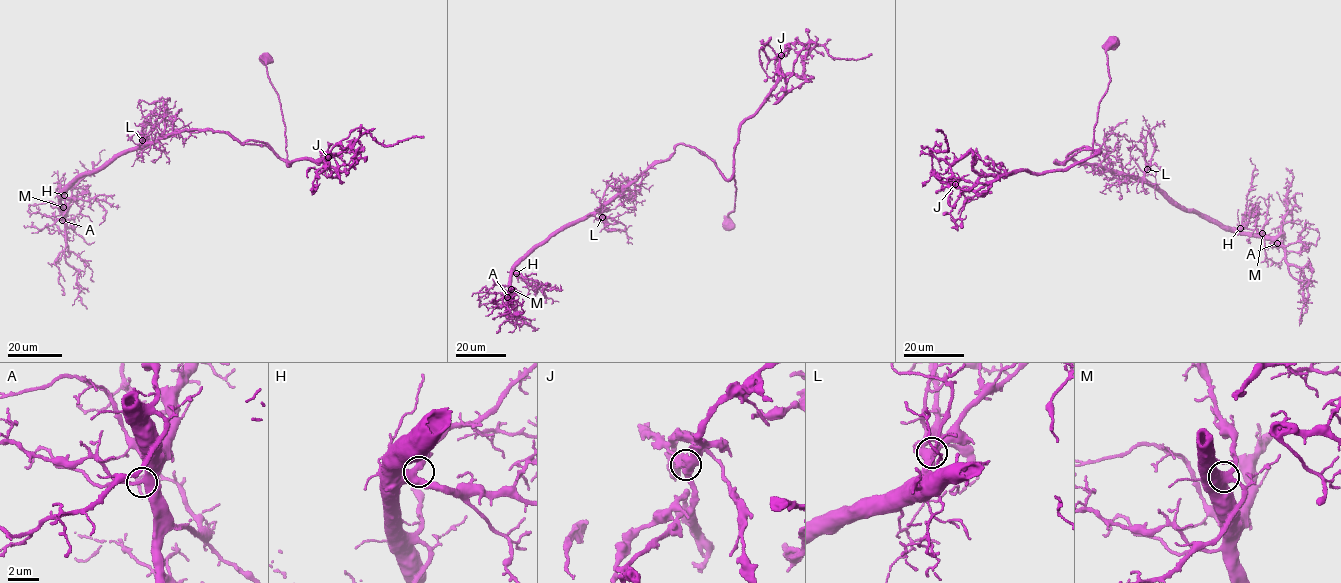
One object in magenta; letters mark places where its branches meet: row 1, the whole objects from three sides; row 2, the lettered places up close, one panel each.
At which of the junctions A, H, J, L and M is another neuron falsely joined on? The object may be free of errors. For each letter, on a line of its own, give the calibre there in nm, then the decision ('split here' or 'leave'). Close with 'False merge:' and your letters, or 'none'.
A: calibre 440 nm; leave
H: calibre 460 nm; leave
J: calibre 480 nm; split here
L: calibre 400 nm; leave
M: calibre 600 nm; leave
False merge: J

